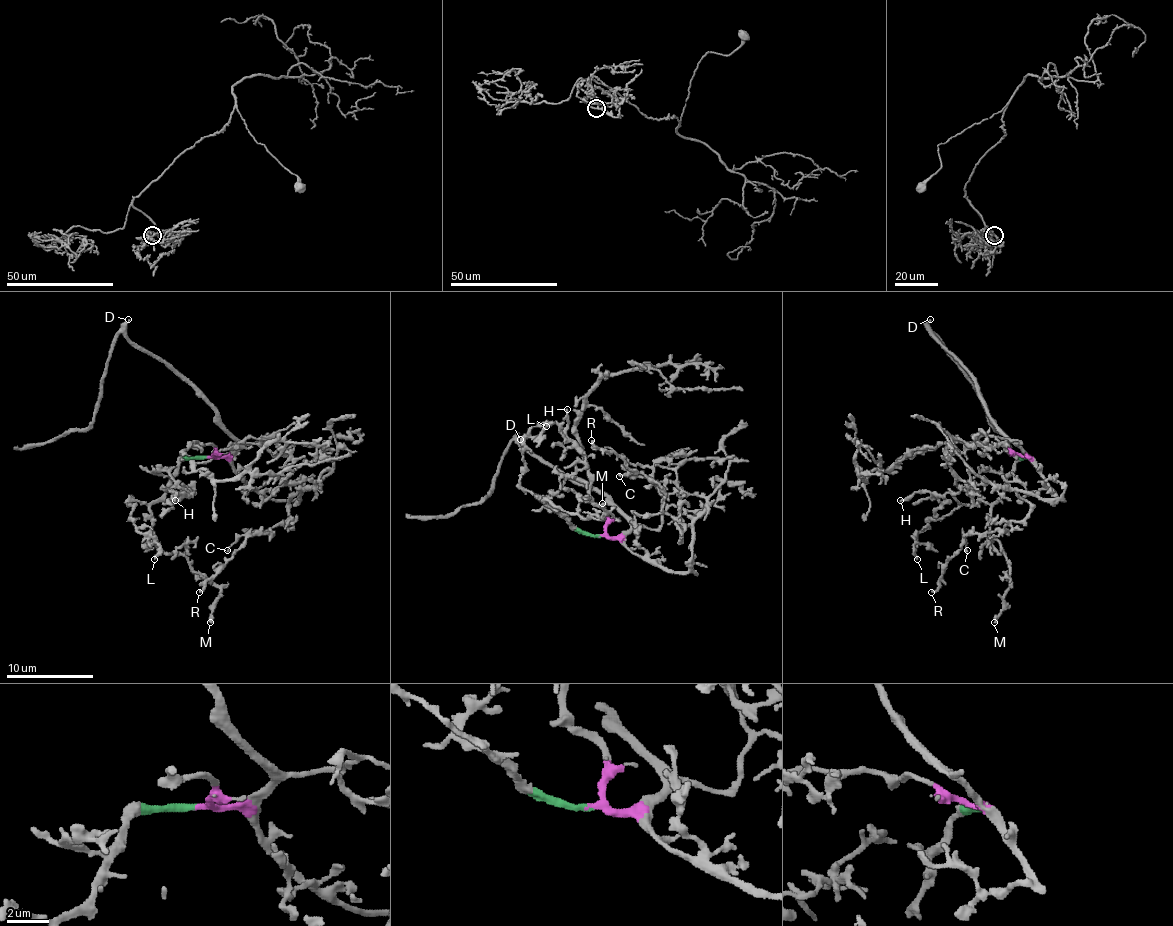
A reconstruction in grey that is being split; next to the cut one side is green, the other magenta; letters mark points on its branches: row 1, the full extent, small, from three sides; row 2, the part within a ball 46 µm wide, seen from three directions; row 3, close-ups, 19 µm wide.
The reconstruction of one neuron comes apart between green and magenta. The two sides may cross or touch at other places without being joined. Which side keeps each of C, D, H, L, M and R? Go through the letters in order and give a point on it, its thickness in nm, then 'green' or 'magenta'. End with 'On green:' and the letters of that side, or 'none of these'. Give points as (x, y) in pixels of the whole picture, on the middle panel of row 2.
C: place (619, 476); calibre 140 nm; magenta
D: place (520, 439); calibre 120 nm; magenta
H: place (567, 409); calibre 240 nm; green
L: place (546, 426); calibre 240 nm; green
M: place (602, 503); calibre 320 nm; green
R: place (591, 440); calibre 200 nm; magenta
On green: H, L, M

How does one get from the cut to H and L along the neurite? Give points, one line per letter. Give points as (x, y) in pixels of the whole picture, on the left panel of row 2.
H: (207, 457), (185, 457), (170, 475), (155, 472), (166, 470), (192, 492), (175, 492), (175, 501)
L: (207, 457), (185, 457), (157, 499), (129, 505), (131, 520), (157, 544), (155, 560)

